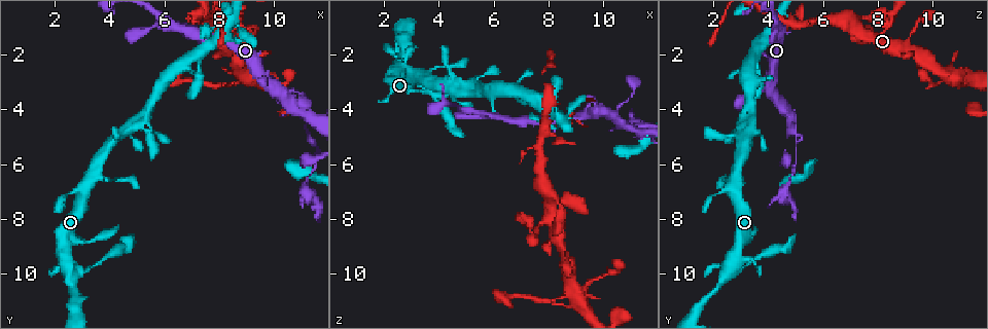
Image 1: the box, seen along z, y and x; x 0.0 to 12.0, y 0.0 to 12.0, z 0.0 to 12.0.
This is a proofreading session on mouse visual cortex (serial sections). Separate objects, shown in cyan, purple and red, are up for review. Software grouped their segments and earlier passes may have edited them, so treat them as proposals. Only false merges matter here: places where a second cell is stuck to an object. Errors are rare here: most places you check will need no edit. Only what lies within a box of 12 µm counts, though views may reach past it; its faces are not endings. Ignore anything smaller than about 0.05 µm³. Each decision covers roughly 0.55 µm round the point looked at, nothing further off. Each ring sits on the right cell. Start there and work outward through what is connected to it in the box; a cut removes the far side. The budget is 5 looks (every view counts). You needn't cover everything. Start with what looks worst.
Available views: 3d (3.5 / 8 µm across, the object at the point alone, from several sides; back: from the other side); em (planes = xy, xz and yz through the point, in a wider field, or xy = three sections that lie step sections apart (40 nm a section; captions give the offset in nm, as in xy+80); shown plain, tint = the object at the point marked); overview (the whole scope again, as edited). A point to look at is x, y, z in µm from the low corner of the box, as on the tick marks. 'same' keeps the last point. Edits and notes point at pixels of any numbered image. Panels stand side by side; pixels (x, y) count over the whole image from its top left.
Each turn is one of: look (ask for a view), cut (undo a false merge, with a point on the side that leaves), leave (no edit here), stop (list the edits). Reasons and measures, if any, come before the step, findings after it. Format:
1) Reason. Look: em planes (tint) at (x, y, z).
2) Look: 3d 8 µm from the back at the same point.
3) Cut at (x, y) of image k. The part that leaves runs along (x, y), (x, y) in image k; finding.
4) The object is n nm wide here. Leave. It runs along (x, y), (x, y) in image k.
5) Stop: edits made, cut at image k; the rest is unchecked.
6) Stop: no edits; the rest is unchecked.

Sudden change in width. Look: 3d 3.5 µm at (11.2, 4.2, 4.9).

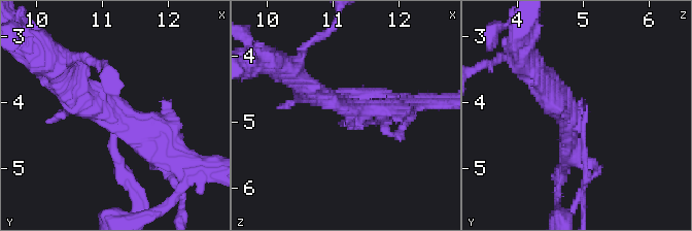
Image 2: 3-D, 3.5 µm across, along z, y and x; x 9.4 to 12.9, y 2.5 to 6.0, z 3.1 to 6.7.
4 arms meet here; the arms are 150, 150, 300, 350 nm wide; shape alone is not enough. Look: em planes (tint) at (11.25, 4.30, 4.85).

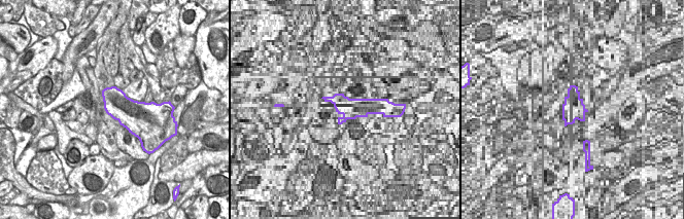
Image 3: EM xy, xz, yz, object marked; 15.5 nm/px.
Leave. It runs along (71, 84), (122, 122), (109, 146), (128, 178) in image 2; one cell here.

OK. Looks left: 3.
Sharp bend. Look: 3d 3.5 µm at (7.9, 0.9, 4.5).

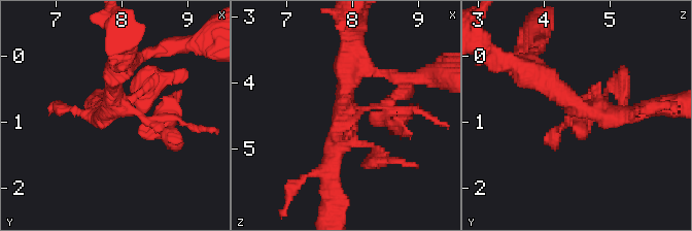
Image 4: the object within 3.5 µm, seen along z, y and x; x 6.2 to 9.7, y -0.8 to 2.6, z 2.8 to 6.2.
4 arms meet here; the arms are 150, 150, 250, 300 nm wide. Look: em xy step 1 (tint) at (7.90, 0.80, 4.50).

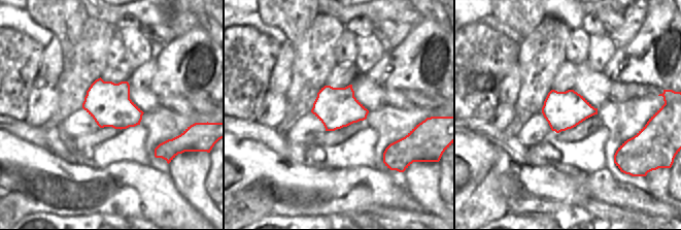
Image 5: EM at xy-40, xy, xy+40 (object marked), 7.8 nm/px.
Leave. It runs along (636, 111), (577, 108), (521, 67) in image 4; one cell here.

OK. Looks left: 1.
Stop: no edits; the rest is unchecked.

